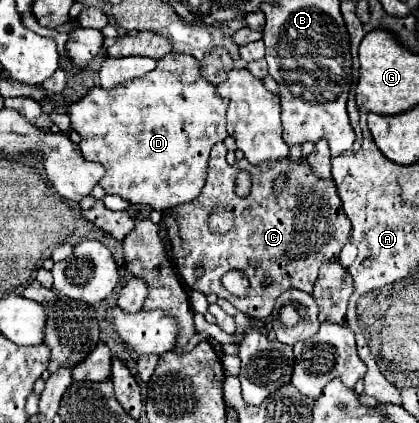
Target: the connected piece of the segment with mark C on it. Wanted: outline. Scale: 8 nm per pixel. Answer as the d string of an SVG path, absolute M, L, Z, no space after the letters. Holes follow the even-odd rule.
M216 143L210 153L208 179L202 193L190 203L176 205L162 213L162 221L172 245L172 265L180 279L200 293L214 293L228 299L238 311L266 319L280 293L290 287L312 293L318 269L324 261L336 261L340 249L350 239L352 223L346 217L334 179L316 177L306 159L292 161L290 157L252 165L242 159L232 167L226 163L226 145ZM246 169L252 175L250 197L242 199L234 193L234 179L238 171ZM284 175L282 193L274 193L274 181ZM214 205L230 205L236 215L236 227L228 235L212 235L208 231L208 215ZM204 265L204 277L194 279L194 269ZM228 271L242 271L250 283L246 297L228 293L222 285L222 275Z

